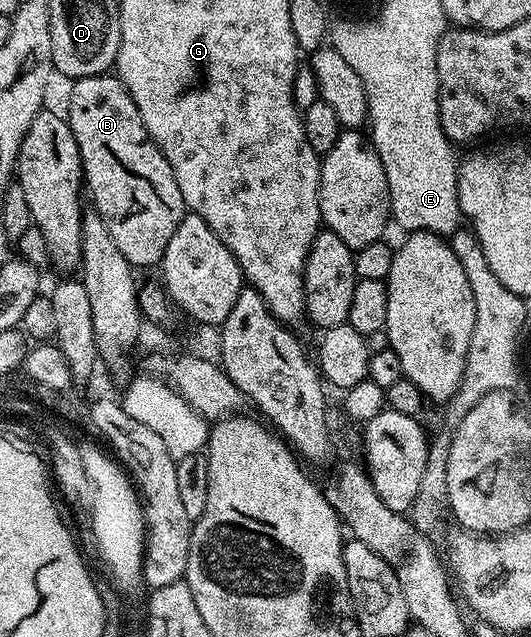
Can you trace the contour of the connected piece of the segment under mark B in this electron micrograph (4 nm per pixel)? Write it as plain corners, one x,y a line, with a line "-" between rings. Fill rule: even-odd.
114,74
100,76
79,76
70,88
70,101
66,104
64,115
70,122
70,129
76,138
78,153
82,159
82,174
88,196
92,199
92,207
100,214
104,226
108,226
108,234
116,241
120,254
135,269
150,268
161,265
164,250
168,250
168,241
176,234
176,226
186,215
188,209
180,194
180,186
176,186
176,178
172,174
172,166
168,166
168,158
156,146
156,142
148,134
144,122
140,118
140,110
136,110
136,102
128,94
121,80

